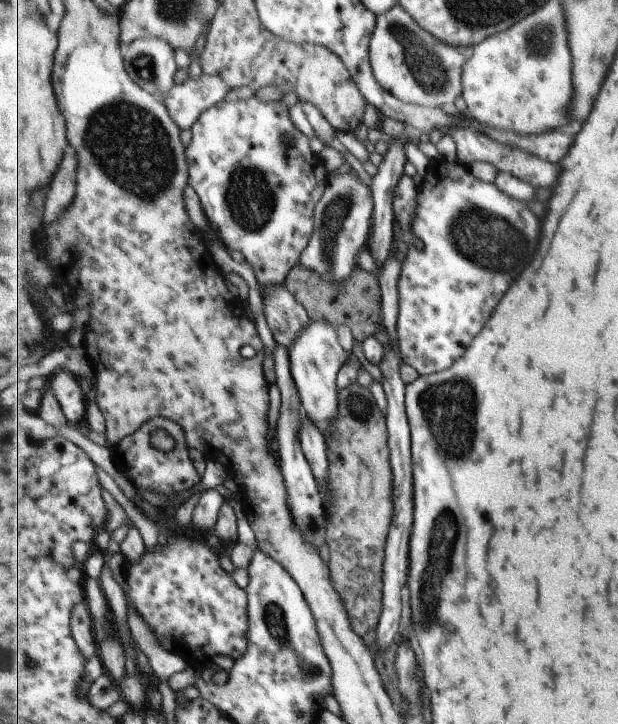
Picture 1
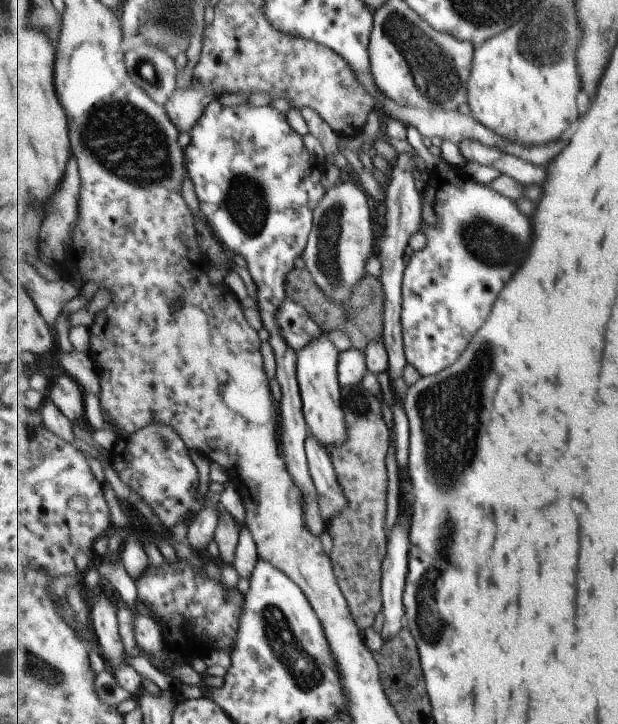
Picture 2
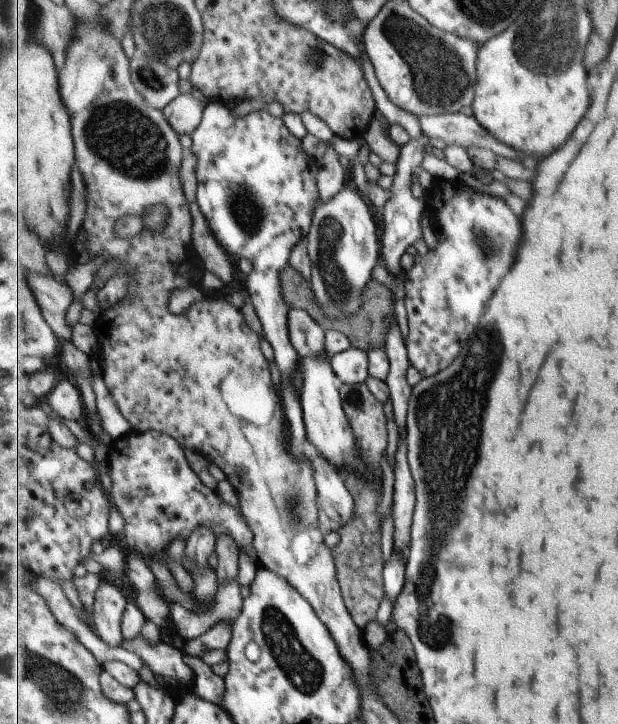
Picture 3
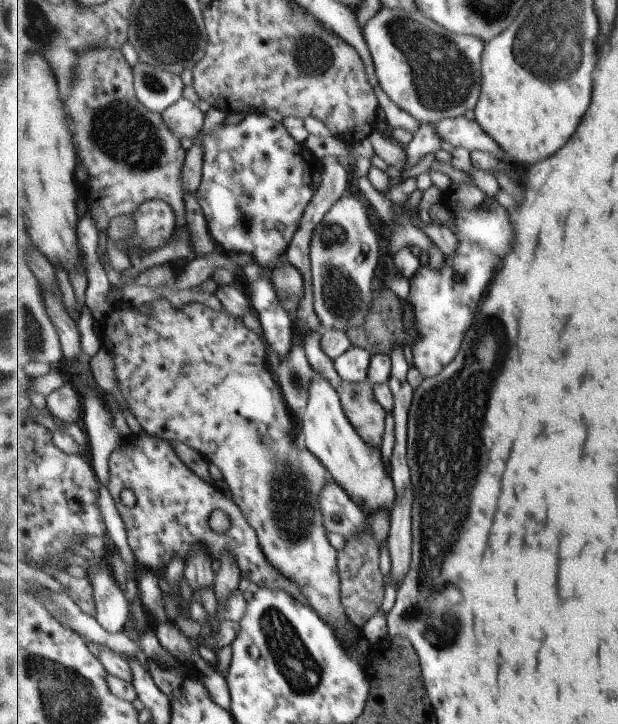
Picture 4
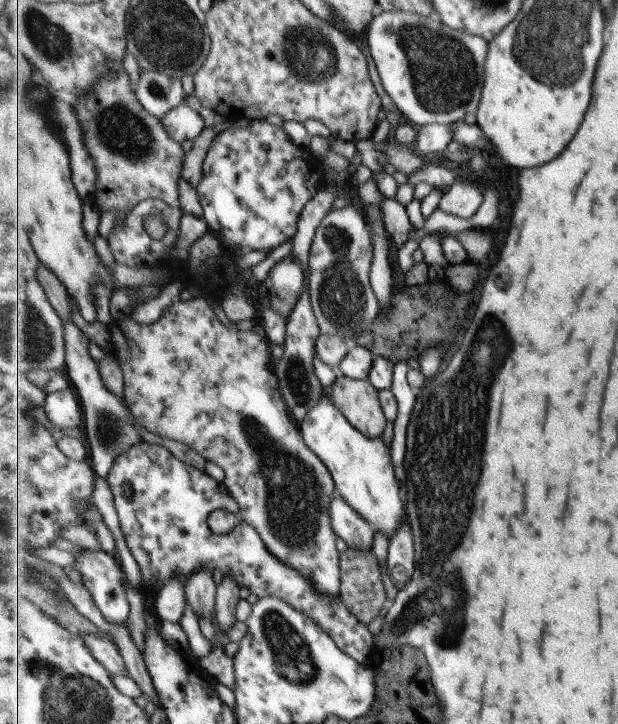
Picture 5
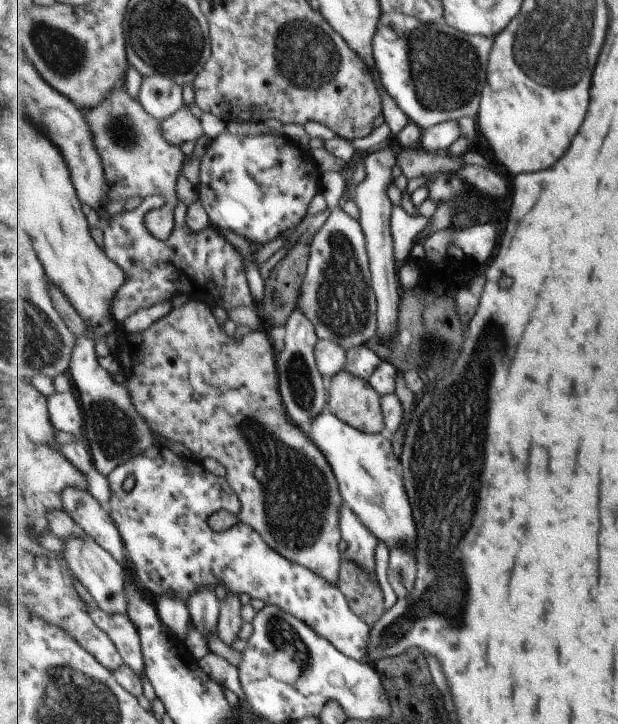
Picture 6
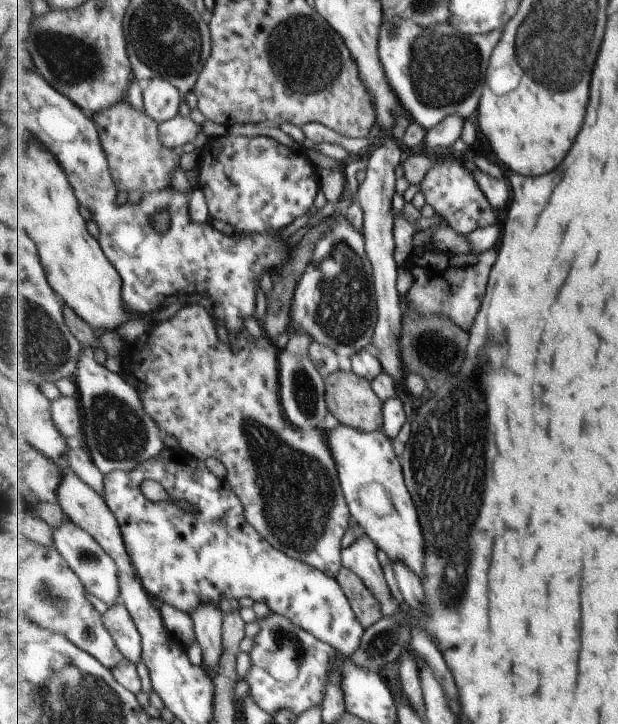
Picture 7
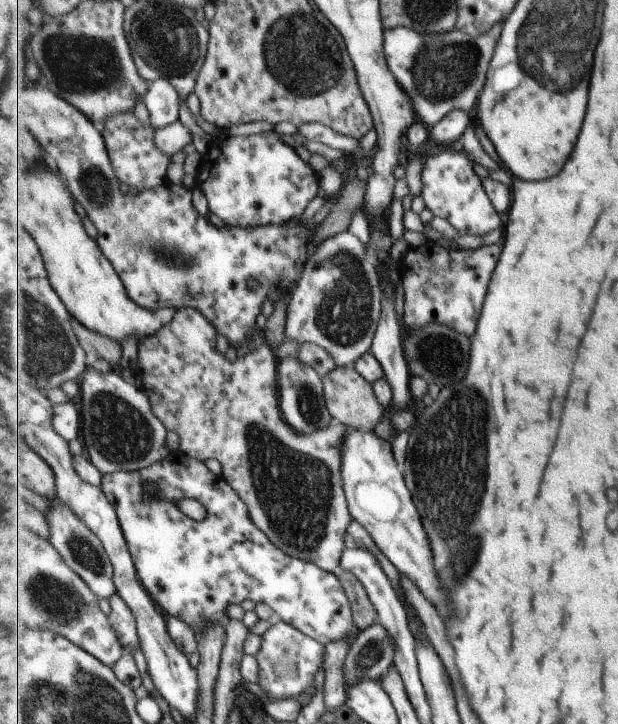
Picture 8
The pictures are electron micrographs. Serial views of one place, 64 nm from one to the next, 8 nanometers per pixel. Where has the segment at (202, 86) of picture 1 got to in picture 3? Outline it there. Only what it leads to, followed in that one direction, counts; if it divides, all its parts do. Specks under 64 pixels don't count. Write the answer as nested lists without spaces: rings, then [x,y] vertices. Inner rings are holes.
[[[180,94],[179,98],[175,98],[163,109],[163,114],[166,114],[167,122],[170,122],[179,134],[192,136],[202,124],[205,109],[206,105],[199,98],[191,94]]]

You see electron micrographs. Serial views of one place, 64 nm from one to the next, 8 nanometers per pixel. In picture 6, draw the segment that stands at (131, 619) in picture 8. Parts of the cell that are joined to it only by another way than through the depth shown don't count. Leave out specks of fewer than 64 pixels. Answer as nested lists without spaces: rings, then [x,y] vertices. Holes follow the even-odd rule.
[[[87,608],[91,612],[91,618],[98,623],[101,630],[106,631],[114,640],[122,654],[123,660],[131,670],[135,670],[139,676],[146,674],[142,640],[136,624],[128,614],[111,614],[101,608]]]

